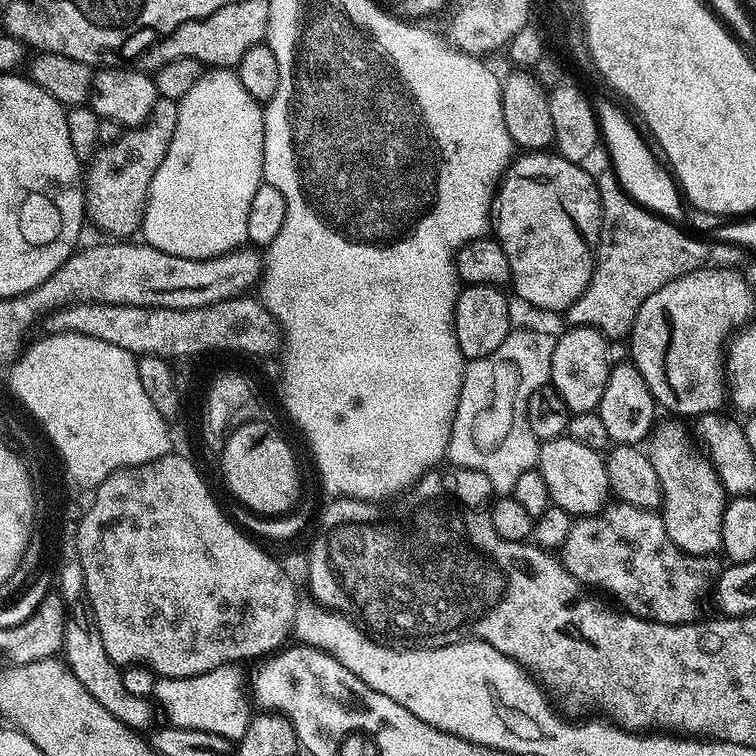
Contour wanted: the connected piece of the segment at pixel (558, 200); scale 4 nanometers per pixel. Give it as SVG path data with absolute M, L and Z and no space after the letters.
M532 150L527 154L520 154L508 165L507 172L500 182L498 195L494 201L494 236L500 241L502 250L506 250L506 258L510 258L511 291L514 290L528 304L536 308L545 308L548 312L563 313L586 290L592 277L592 267L596 264L594 246L600 241L600 195L598 186L592 181L592 172L584 169L577 161L567 160L566 157L552 150Z

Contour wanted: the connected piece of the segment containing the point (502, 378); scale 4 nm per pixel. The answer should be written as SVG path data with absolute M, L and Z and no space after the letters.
M519 328L508 333L494 354L467 361L446 453L456 465L480 472L498 496L511 495L519 475L539 461L541 441L530 430L528 403L534 390L549 383L556 345L553 333Z

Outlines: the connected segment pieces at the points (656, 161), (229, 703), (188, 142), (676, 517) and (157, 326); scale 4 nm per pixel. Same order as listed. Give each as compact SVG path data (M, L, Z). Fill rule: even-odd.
M596 98L594 107L601 141L608 152L607 159L614 166L615 176L623 186L624 192L643 208L650 209L665 220L683 221L686 204L681 189L653 147L646 144L631 120L612 101Z
M223 664L218 670L190 678L157 679L155 703L168 714L167 723L173 728L206 730L238 742L242 734L246 734L246 726L250 726L254 715L253 701L244 697L244 676L238 669L236 664Z
M208 70L200 75L198 82L186 90L186 94L178 101L178 126L174 126L174 138L170 138L170 146L166 158L162 158L162 166L154 174L148 191L148 204L144 207L144 223L142 225L143 243L152 248L162 250L166 254L174 254L178 258L194 258L209 260L215 256L224 256L228 252L237 251L247 241L246 218L250 214L250 202L254 199L254 190L264 179L264 108L261 101L246 94L246 86L242 86L239 75L232 70Z
M675 419L657 423L647 441L646 451L662 486L662 515L670 542L695 556L711 556L721 551L722 514L730 499L711 460L692 445L688 432Z
M251 295L235 296L232 300L223 300L207 304L201 308L143 308L125 304L90 304L81 302L70 304L54 312L48 319L53 333L78 332L83 336L98 338L110 342L112 346L122 346L122 350L141 356L162 356L165 358L199 357L199 352L249 352L260 358L271 357L282 348L280 323L264 309L259 299Z

